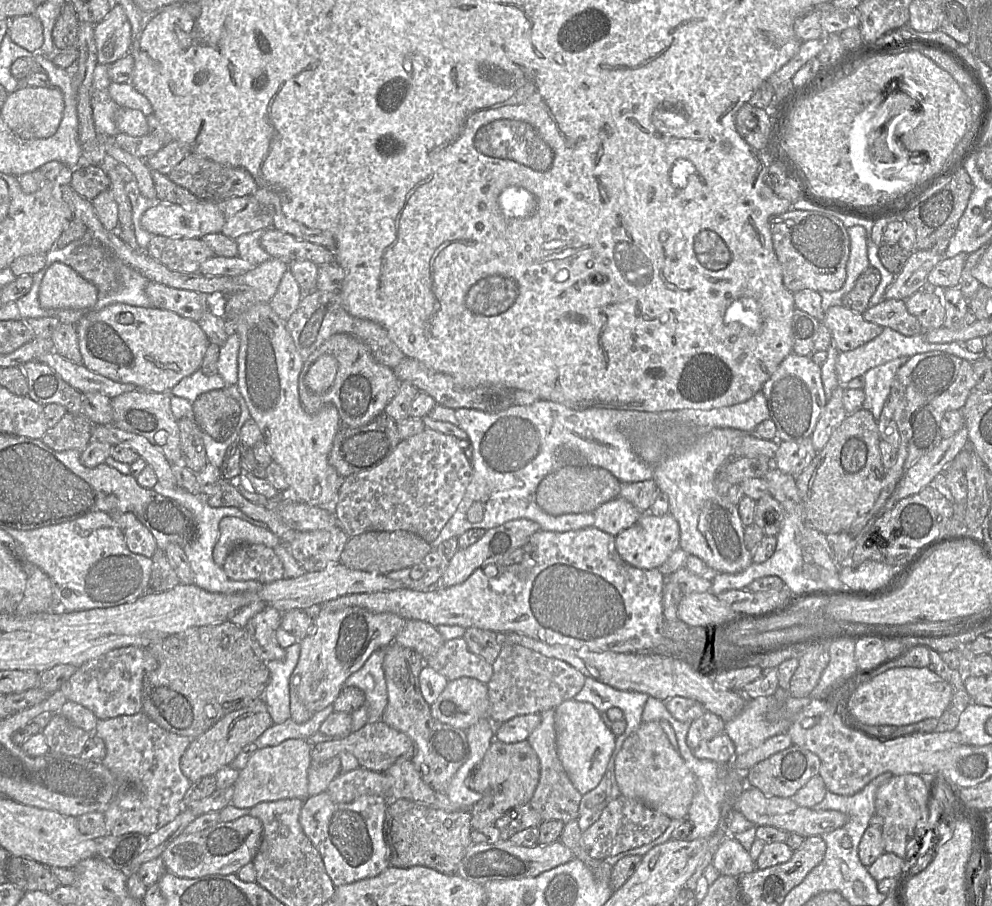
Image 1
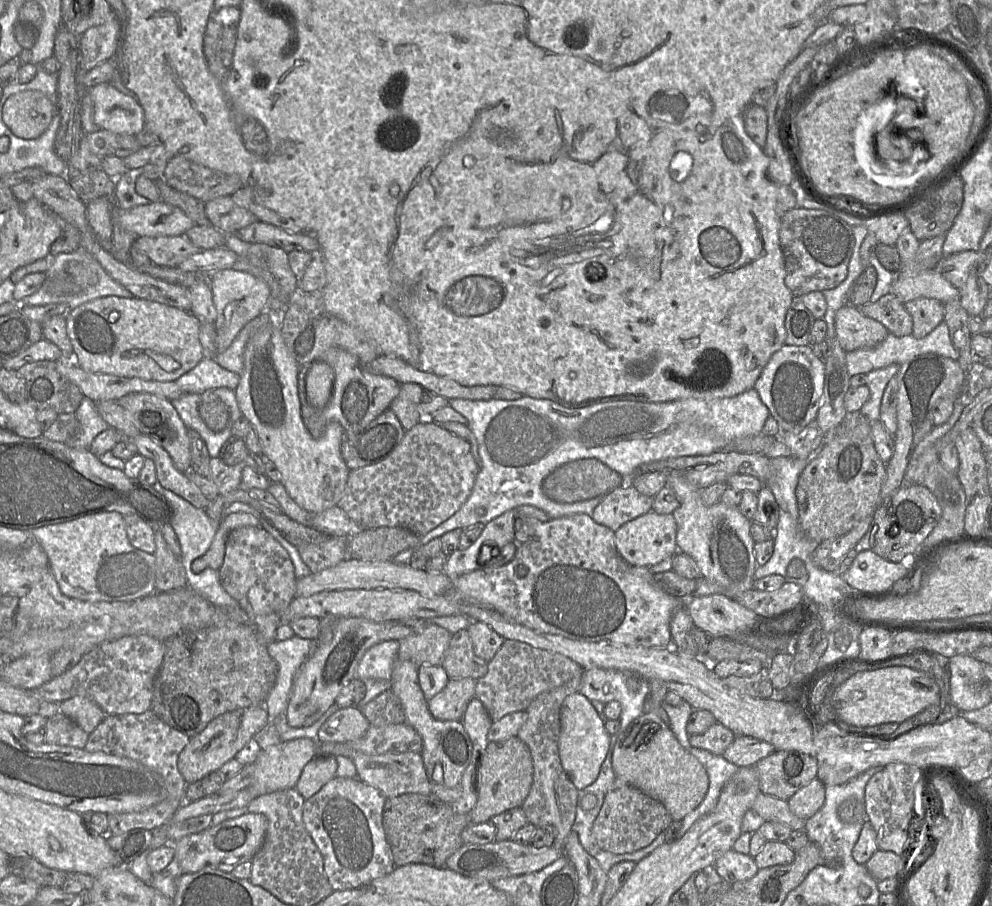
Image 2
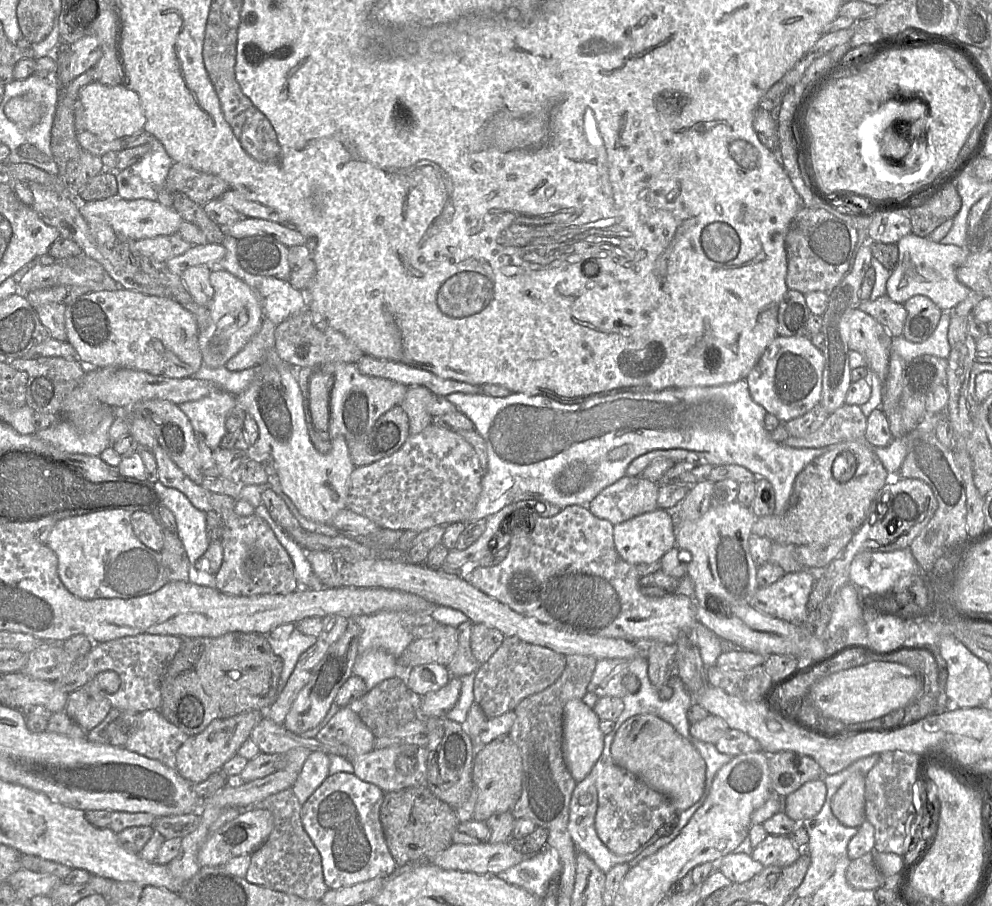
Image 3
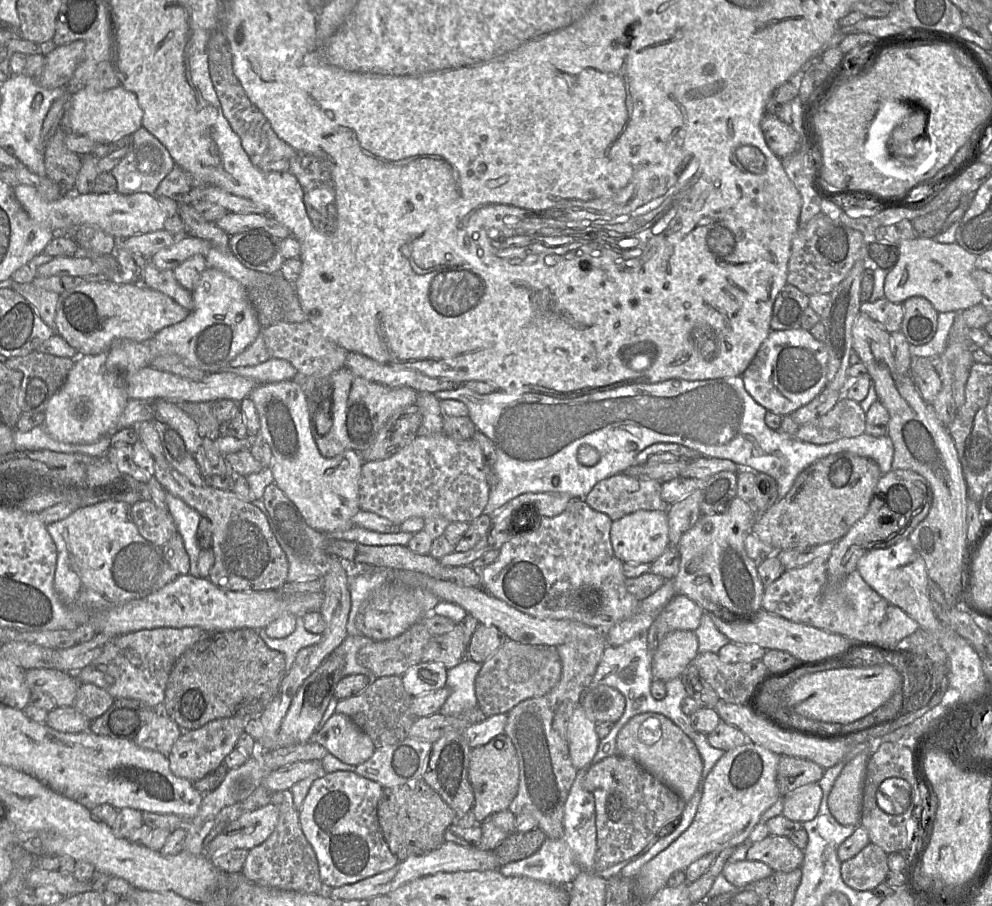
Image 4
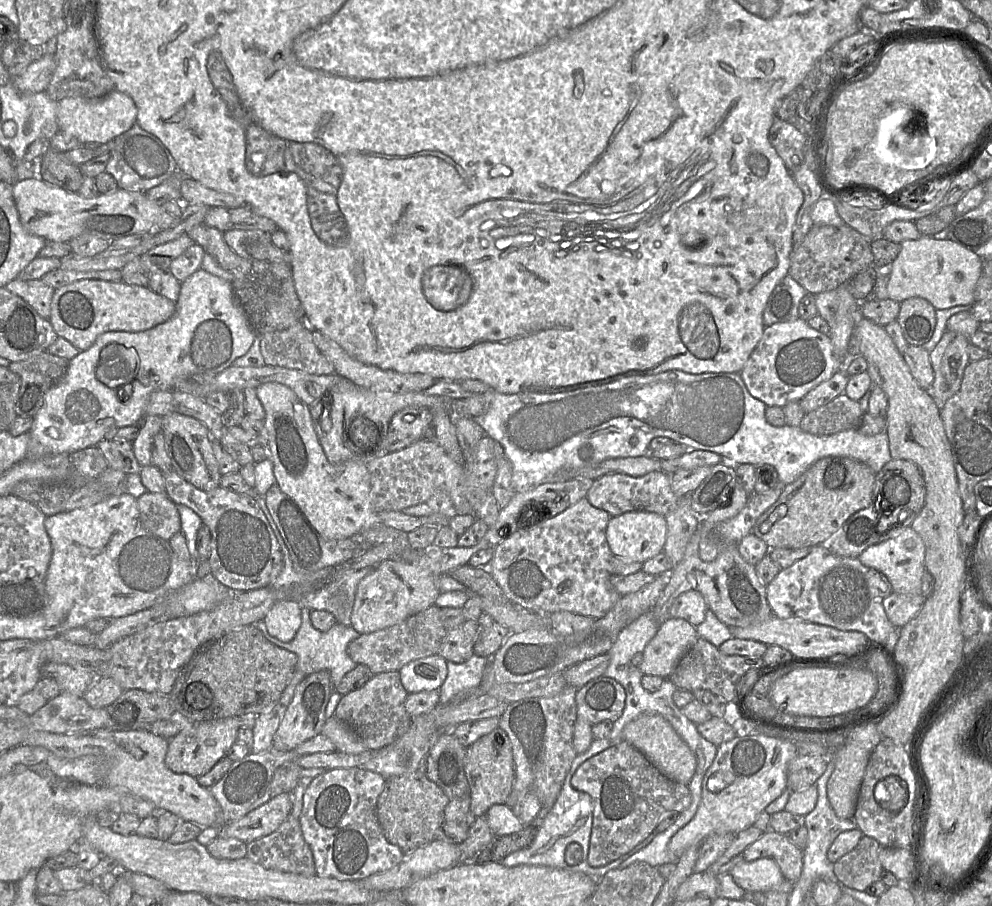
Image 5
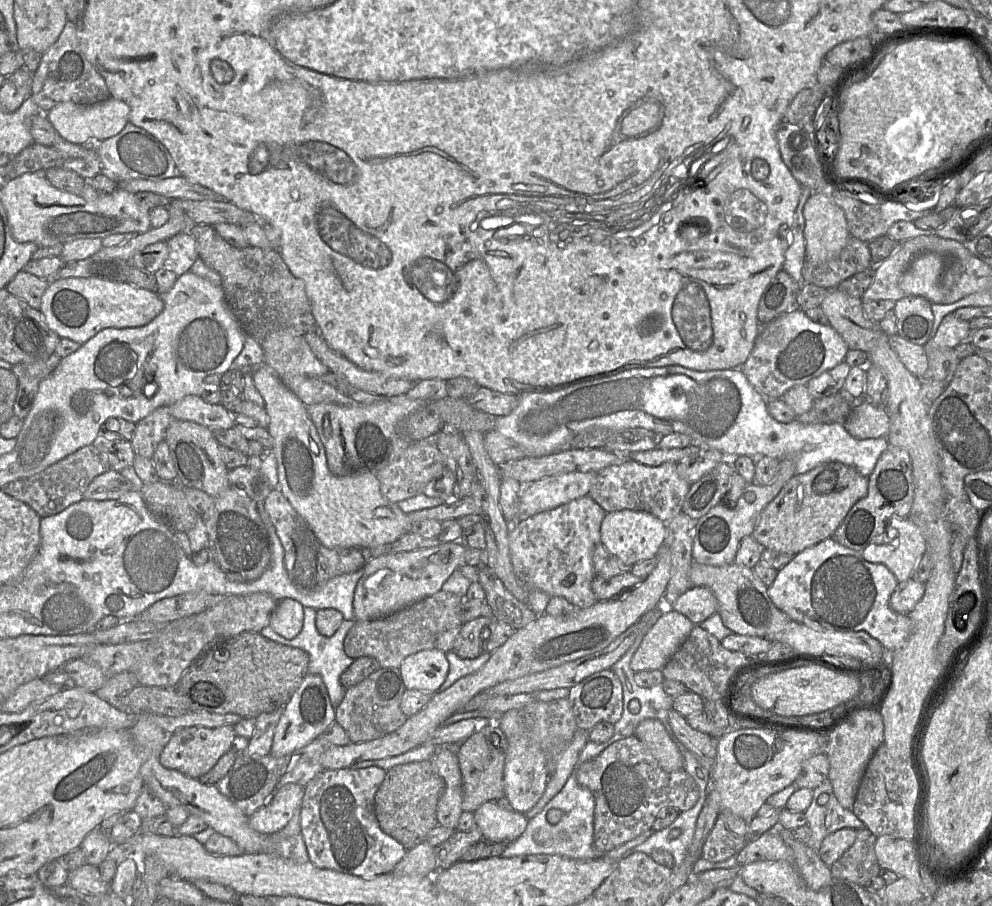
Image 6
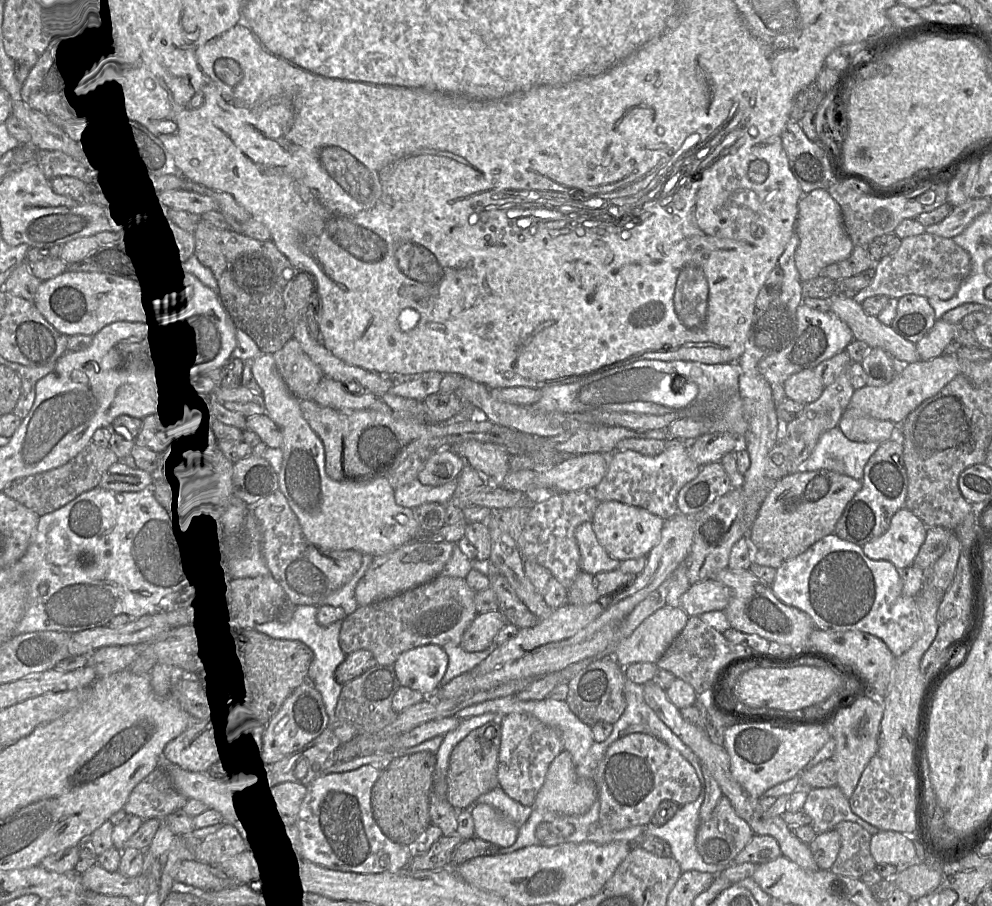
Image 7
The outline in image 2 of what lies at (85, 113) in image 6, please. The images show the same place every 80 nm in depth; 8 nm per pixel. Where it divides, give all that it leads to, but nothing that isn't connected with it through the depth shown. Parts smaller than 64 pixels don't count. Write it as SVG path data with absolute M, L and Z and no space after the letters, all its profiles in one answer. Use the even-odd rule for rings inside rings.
M107 82L92 86L89 96L93 104L94 123L101 130L136 136L145 127L144 110L136 97L123 94Z

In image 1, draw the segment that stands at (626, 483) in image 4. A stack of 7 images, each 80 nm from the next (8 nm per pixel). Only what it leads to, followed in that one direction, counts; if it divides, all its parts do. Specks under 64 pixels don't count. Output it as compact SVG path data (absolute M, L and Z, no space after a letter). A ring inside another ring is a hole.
M618 496L594 511L594 526L615 537L632 526L642 514L632 503Z

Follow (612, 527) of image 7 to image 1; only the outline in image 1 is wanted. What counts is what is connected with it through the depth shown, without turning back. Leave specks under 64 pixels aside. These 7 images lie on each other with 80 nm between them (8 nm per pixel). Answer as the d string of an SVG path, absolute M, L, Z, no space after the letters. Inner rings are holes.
M643 513L630 527L615 536L615 546L620 557L628 564L640 569L660 567L679 547L680 527L671 513L655 516Z

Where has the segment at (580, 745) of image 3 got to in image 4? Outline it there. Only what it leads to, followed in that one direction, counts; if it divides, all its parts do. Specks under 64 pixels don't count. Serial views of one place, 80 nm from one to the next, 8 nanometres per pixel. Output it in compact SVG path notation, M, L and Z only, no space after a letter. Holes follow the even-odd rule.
M577 706L570 717L567 727L567 737L569 743L569 752L572 763L576 770L581 770L589 764L594 758L600 739L595 730L596 723L590 719L582 706Z

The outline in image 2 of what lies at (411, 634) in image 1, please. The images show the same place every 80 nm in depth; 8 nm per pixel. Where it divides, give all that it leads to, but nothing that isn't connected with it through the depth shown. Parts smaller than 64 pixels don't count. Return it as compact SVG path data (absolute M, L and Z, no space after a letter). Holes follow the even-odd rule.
M432 622L415 635L400 640L398 659L409 660L417 665L441 665L452 634Z

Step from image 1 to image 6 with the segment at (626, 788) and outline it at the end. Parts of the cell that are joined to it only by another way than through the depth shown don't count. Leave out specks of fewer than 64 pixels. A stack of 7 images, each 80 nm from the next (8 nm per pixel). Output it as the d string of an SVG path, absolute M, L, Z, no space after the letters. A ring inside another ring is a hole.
M660 720L641 721L634 735L645 744L664 770L672 772L684 769L683 756Z

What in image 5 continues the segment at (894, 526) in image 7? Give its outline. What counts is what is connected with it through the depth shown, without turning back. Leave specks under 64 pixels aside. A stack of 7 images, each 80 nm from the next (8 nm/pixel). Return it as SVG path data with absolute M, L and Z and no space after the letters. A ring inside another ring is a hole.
M906 527L896 536L866 548L857 559L866 567L883 574L892 587L892 592L903 595L921 595L921 578L925 571L925 546L921 537Z

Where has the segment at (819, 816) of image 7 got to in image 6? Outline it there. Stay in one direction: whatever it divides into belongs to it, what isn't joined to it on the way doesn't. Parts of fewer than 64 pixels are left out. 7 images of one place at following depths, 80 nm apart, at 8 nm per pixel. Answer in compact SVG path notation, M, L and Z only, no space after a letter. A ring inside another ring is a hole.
M829 779L813 789L810 806L804 812L807 825L812 831L812 836L807 843L818 853L824 838L843 828L855 830L864 829L865 826L852 810L843 808L834 795Z

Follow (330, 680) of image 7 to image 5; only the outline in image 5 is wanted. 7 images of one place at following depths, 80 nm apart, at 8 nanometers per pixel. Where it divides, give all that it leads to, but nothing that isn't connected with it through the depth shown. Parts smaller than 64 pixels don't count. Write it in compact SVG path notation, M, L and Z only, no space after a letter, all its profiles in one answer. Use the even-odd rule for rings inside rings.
M302 608L302 623L295 638L290 642L282 642L269 634L264 622L257 623L257 628L271 643L289 650L298 656L296 672L303 672L305 675L311 675L318 671L328 671L331 676L331 682L334 688L326 706L325 716L331 718L334 716L336 707L341 699L341 695L335 691L335 687L340 683L342 678L354 669L357 664L350 658L347 653L347 647L360 634L352 627L337 623L329 631L321 632L313 627L310 619L311 610Z

